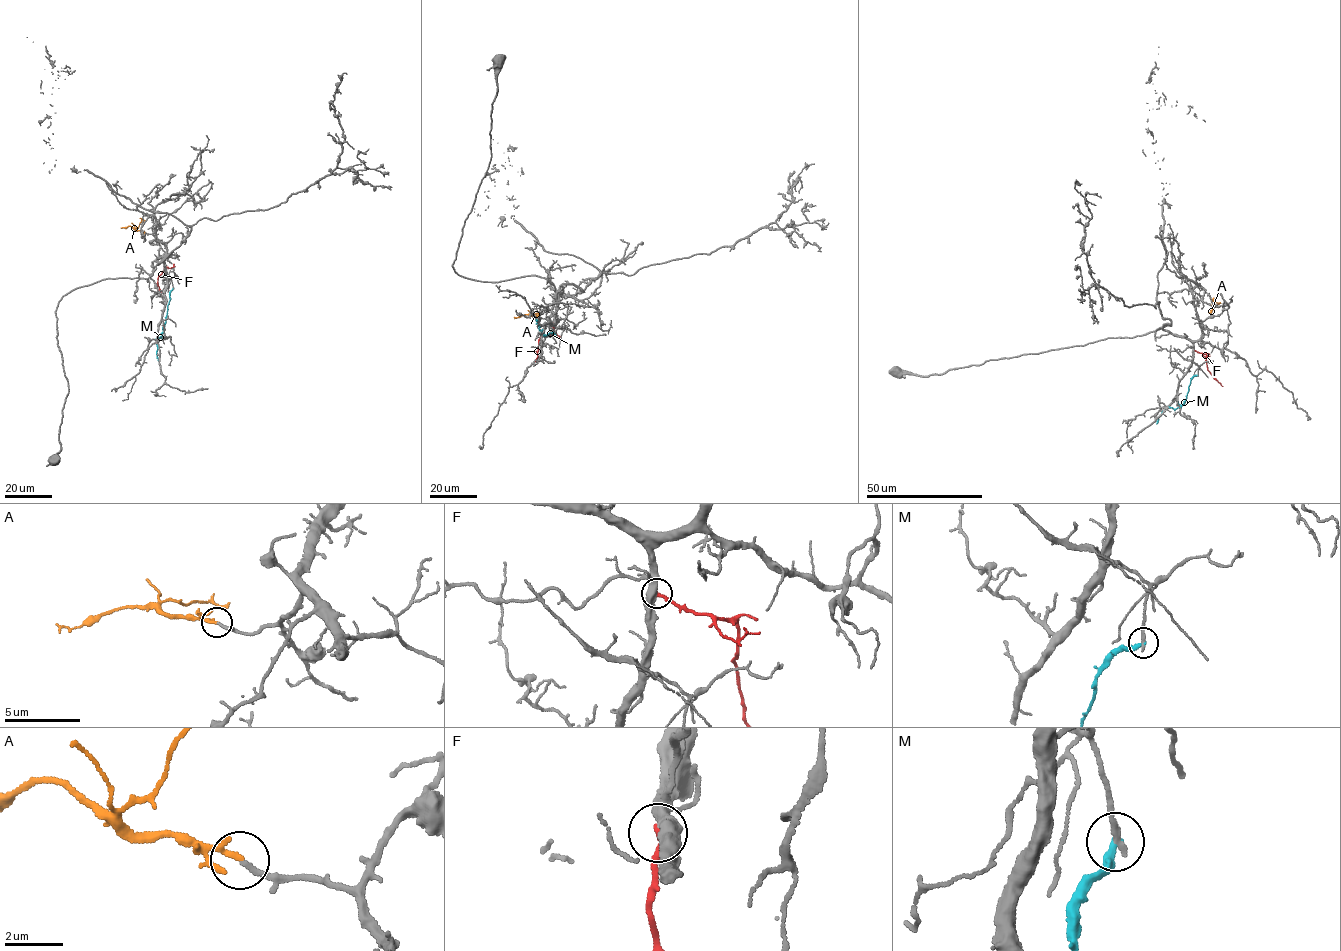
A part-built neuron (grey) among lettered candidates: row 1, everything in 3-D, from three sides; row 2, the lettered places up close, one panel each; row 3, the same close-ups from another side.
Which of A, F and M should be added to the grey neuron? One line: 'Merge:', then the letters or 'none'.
Merge: A

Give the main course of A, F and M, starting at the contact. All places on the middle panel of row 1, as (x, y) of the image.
A: (539, 317), (523, 314), (514, 318)
F: (554, 321), (553, 330), (538, 341), (535, 361)
M: (555, 336), (552, 332), (543, 336), (537, 320)

